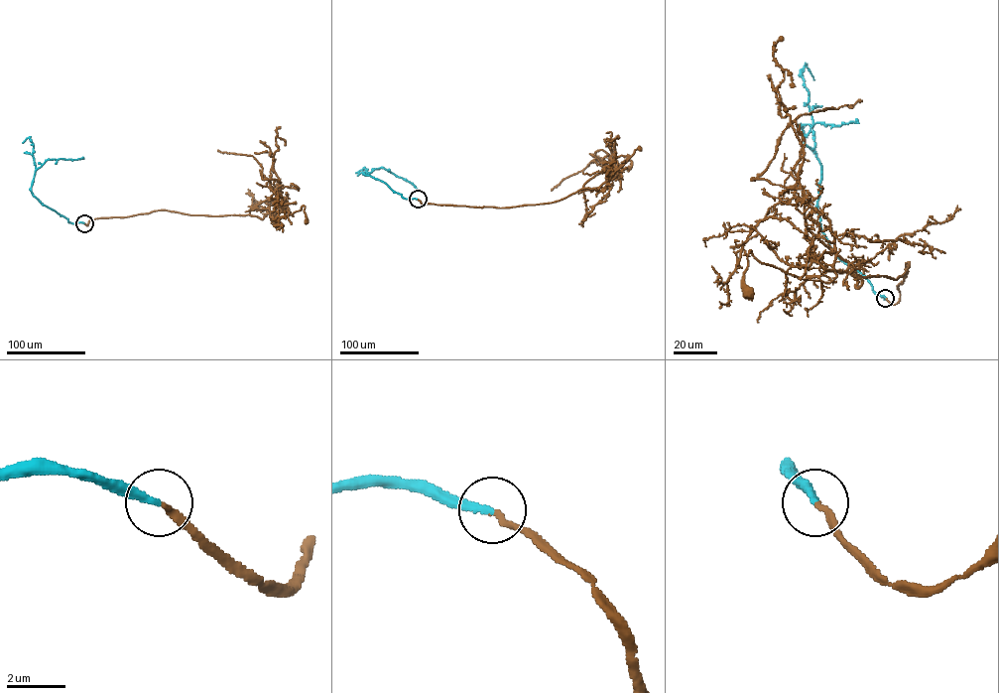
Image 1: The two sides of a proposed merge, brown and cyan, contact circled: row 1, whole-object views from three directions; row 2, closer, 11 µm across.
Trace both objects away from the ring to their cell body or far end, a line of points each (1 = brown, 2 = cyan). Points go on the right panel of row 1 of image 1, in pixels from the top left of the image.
1: (886, 298), (899, 300), (908, 262), (858, 287), (750, 250), (749, 293)
2: (886, 298), (828, 246), (816, 210), (821, 165), (804, 143), (800, 126), (858, 123)

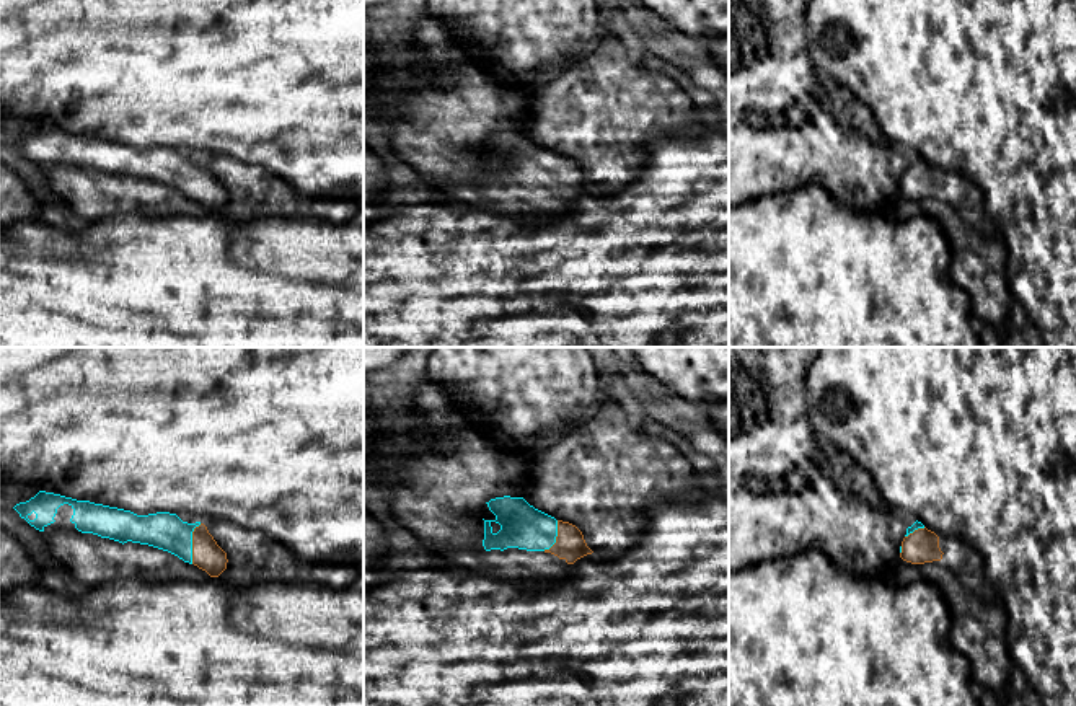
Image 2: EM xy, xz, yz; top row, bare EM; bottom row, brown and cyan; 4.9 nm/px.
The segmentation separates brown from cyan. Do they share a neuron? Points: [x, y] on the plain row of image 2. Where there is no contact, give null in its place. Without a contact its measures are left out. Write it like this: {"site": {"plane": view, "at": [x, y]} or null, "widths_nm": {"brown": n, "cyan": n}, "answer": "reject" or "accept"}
{"site": {"plane": "xy", "at": [193, 178]}, "widths_nm": {"brown": 150, "cyan": 190}, "answer": "accept"}

